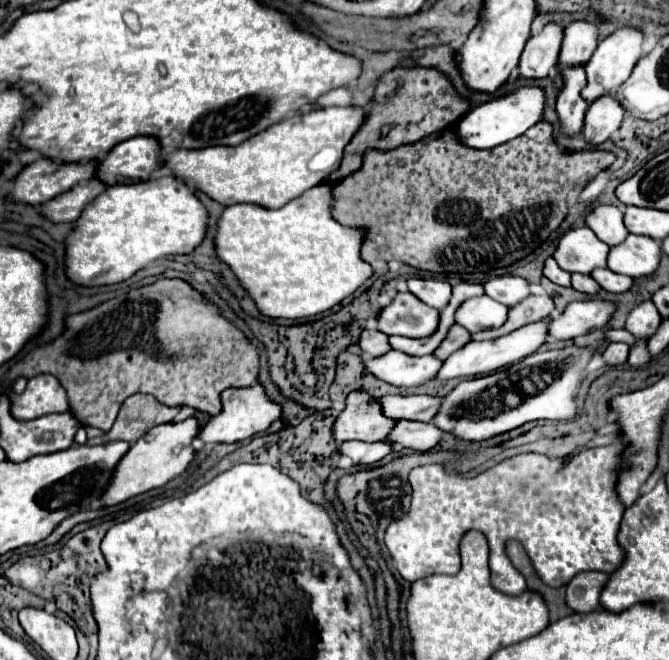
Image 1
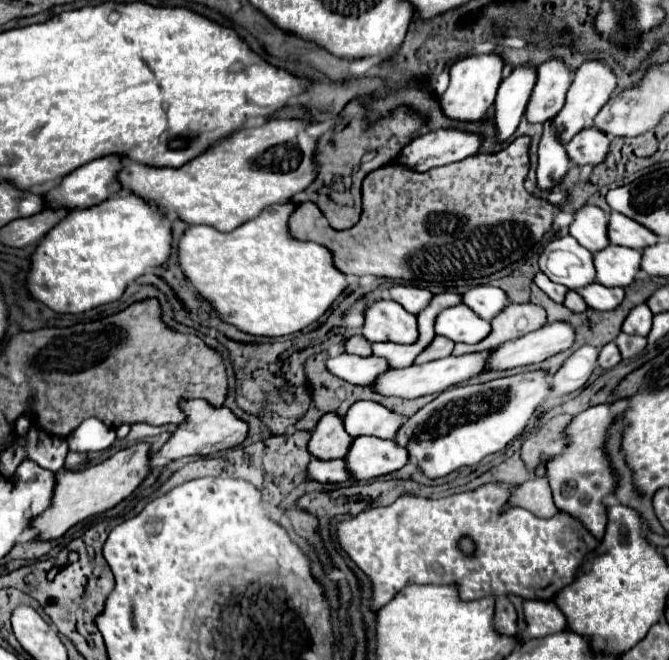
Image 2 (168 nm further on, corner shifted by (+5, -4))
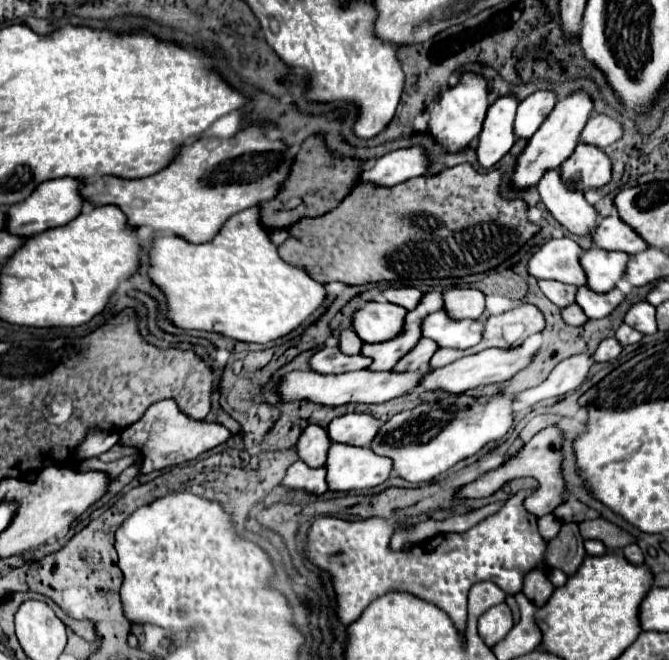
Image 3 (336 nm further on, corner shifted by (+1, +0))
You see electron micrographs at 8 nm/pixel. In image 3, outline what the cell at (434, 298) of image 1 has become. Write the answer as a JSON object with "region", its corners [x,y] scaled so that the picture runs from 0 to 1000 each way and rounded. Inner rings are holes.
{"region":[[[584,433],[584,436],[572,439],[572,448],[584,461],[593,461],[593,464],[599,464],[605,470],[617,470],[632,445],[623,436],[614,436],[614,433],[599,433],[599,436]]]}

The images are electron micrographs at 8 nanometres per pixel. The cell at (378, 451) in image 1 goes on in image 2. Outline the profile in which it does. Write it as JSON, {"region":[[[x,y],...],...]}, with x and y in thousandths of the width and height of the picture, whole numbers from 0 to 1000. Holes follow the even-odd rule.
{"region":[[[468,694],[462,703],[462,724],[474,730],[516,730],[525,724],[525,715],[516,706],[516,694],[501,697],[477,697]]]}

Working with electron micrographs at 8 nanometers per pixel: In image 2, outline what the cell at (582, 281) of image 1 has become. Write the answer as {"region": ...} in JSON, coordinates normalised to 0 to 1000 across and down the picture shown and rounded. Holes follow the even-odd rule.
{"region":[[[851,439],[851,442],[848,442],[842,461],[845,461],[851,470],[857,470],[857,473],[874,473],[874,470],[877,470],[874,455],[871,455],[859,439]]]}

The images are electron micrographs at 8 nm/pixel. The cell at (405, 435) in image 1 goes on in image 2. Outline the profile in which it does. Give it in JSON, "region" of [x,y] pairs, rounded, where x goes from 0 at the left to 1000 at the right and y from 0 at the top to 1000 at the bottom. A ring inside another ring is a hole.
{"region":[[[537,661],[516,694],[531,727],[555,727],[602,709],[611,700],[611,685],[590,667]]]}

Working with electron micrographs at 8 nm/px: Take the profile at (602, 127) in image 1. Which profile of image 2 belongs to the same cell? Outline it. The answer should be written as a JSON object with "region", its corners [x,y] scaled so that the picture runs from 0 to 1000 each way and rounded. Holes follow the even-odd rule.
{"region":[[[880,191],[877,197],[868,197],[857,206],[857,212],[845,221],[851,239],[857,239],[865,252],[871,248],[895,248],[904,242],[904,233],[910,227],[910,206],[889,191]]]}

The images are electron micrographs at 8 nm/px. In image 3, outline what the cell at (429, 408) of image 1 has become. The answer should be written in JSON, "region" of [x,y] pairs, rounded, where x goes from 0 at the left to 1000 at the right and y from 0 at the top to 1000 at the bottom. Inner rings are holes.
{"region":[[[519,627],[501,633],[489,645],[489,661],[495,670],[525,673],[525,676],[549,676],[564,658],[567,642],[552,627]]]}

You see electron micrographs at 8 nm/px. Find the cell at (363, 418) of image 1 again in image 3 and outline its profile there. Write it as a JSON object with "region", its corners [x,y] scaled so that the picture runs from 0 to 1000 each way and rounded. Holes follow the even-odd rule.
{"region":[[[459,645],[441,673],[447,697],[456,700],[462,709],[480,709],[486,703],[486,688],[492,676],[495,670],[486,658],[486,648],[477,645]]]}

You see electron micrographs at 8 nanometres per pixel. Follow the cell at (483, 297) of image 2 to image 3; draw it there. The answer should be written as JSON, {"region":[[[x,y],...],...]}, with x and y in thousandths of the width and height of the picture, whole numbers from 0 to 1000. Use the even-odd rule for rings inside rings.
{"region":[[[671,436],[662,442],[662,470],[674,485],[710,485],[725,470],[725,448],[710,436]]]}

